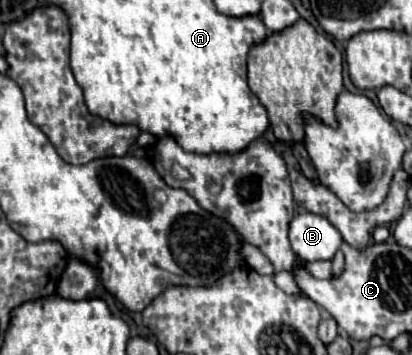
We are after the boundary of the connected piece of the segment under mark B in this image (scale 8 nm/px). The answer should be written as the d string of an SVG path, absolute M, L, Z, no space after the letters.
M304 212L290 224L290 244L294 252L308 262L332 260L342 242L340 232L324 216Z

